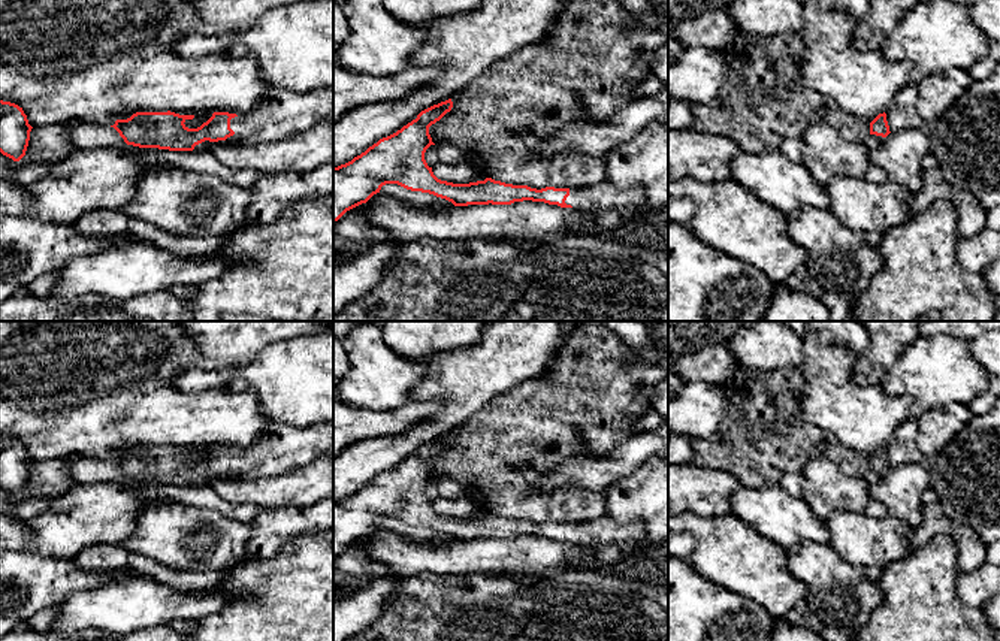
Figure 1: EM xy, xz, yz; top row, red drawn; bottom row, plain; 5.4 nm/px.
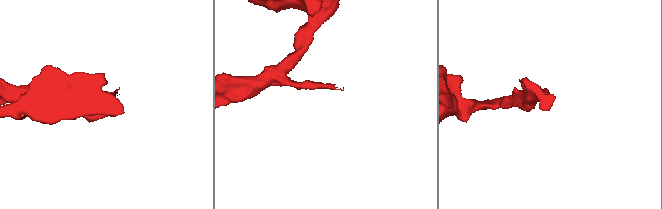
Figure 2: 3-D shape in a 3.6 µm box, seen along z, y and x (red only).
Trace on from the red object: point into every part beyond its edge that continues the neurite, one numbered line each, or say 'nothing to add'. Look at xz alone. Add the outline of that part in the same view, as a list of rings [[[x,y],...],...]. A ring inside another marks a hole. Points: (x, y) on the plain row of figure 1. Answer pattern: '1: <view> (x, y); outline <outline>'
1: xz (603, 531); outline [[[607,515],[592,520],[570,523],[565,535],[578,545],[601,547],[610,544],[632,544],[640,553],[655,559],[668,557],[668,539],[662,544],[652,544],[646,539],[644,521],[637,520],[629,524],[617,524]]]

